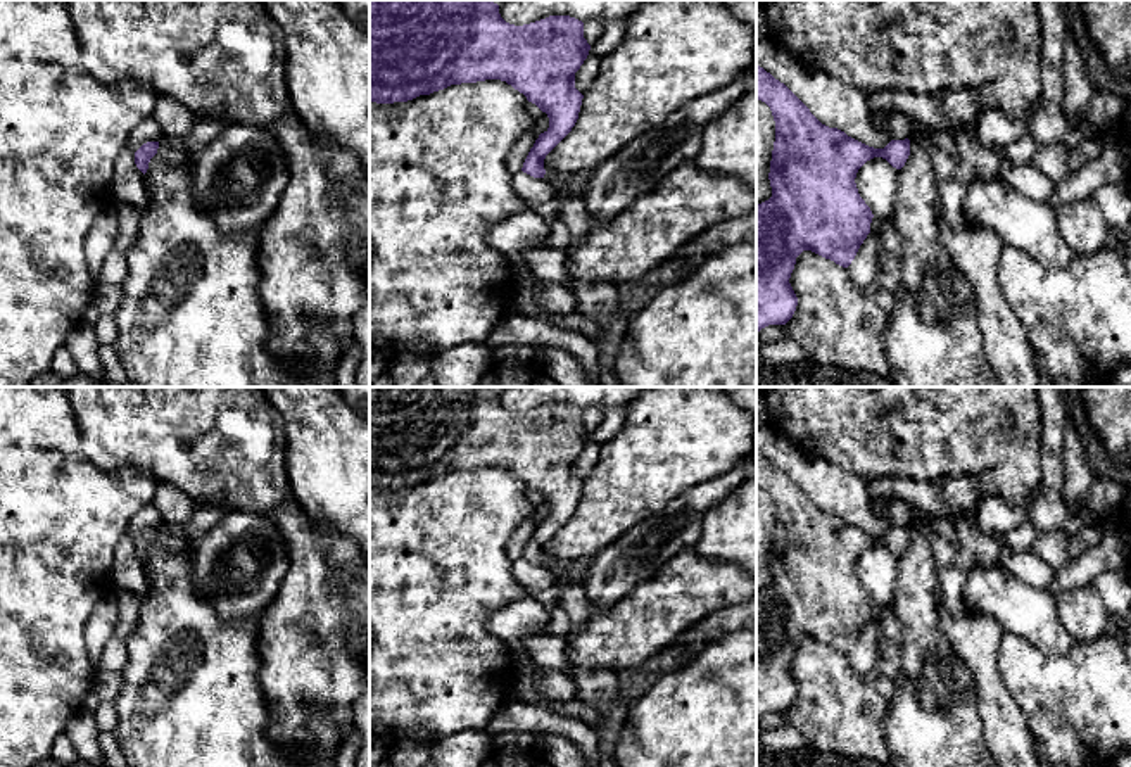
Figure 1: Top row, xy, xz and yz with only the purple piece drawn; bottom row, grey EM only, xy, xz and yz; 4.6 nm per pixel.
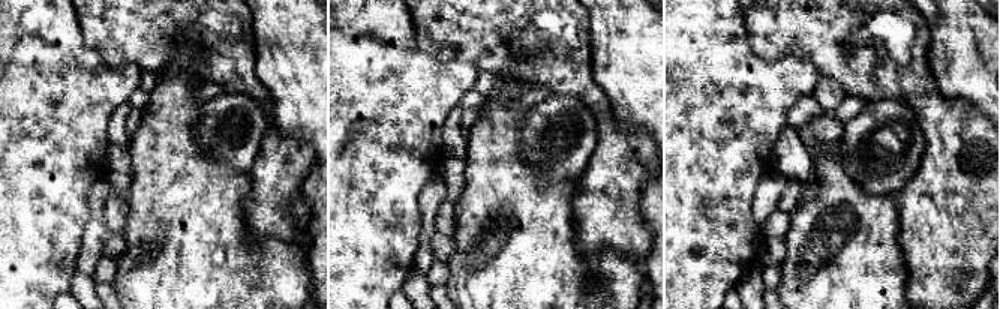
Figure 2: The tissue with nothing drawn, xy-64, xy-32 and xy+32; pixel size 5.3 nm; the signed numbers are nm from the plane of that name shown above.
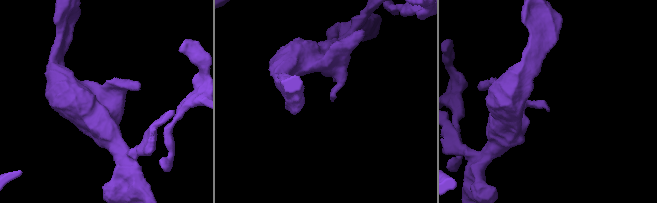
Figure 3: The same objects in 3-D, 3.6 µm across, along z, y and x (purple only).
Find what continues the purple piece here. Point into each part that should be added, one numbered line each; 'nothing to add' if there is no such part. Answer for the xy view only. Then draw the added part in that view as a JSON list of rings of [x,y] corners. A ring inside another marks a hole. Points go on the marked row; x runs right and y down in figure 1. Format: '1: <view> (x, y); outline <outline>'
1: xy (164, 151); outline [[[167,142],[159,143],[155,155],[166,159],[171,164],[178,164],[183,161],[183,154],[178,149],[174,149],[173,145],[169,145]]]

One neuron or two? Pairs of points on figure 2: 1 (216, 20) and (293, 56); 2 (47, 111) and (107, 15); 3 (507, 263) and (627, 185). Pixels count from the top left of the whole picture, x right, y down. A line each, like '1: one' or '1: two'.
1: two
2: two
3: two

